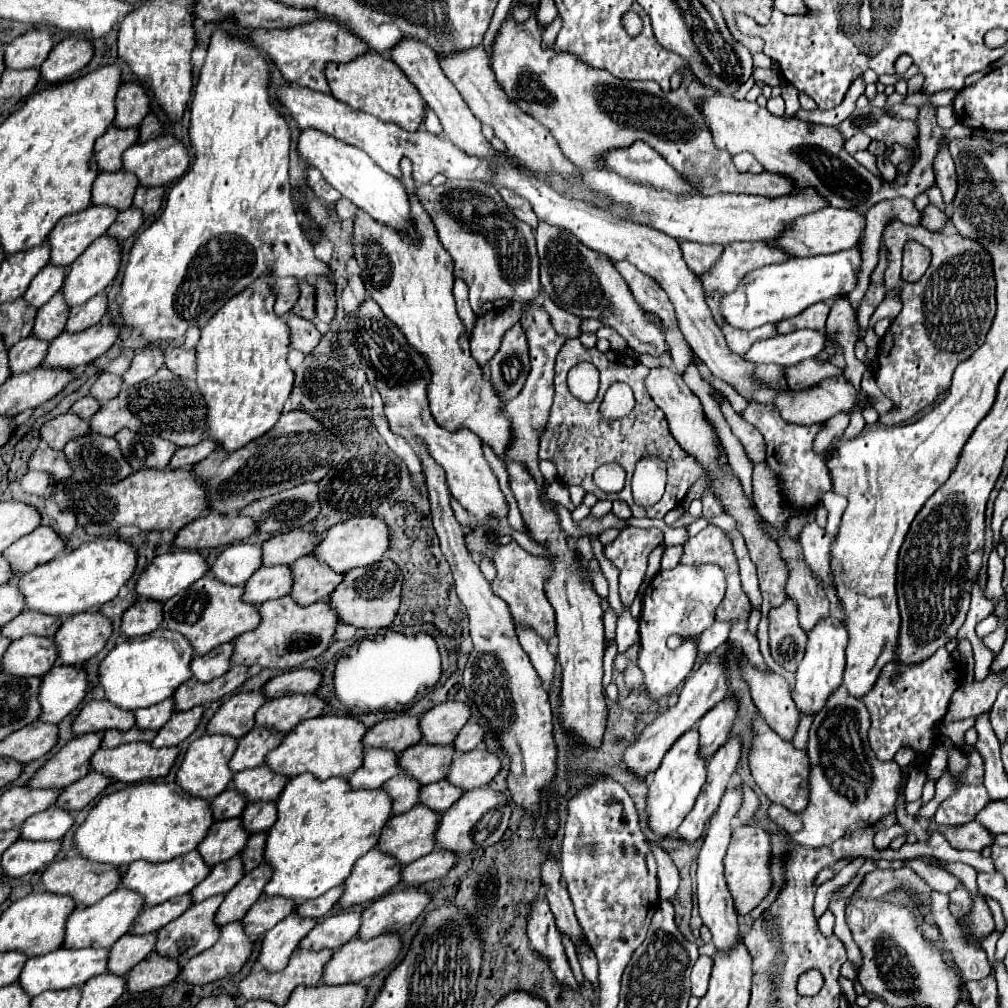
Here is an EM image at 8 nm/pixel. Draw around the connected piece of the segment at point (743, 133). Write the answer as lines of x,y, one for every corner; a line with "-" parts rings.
752,87
746,95
748,101
736,101
734,97
726,97
720,93
710,93
704,101
700,101
700,111
704,119
710,123
714,145
718,149
728,151
730,155
738,155
742,151
750,151
756,155
756,159
766,167
770,173
784,175
792,181
794,189
792,193
806,191
808,187
820,191
824,199
828,199
828,205
840,207
840,209
852,209
866,215
866,211
884,201
894,199
898,195
914,199
916,195
924,193
928,187
934,185
934,157
940,151
942,143
950,143
958,137
968,137
972,129
968,129
962,123
956,123
952,129
942,129
936,123
936,107
934,105
922,105
918,107
918,129
920,129
920,157
914,165
914,169
908,175
900,175
894,181
884,181
882,177
872,175
866,167
856,163
856,159
844,149
844,135
836,127
824,127
814,125
798,119
782,119
776,115
770,115
768,109
758,107
756,97
760,96
762,89

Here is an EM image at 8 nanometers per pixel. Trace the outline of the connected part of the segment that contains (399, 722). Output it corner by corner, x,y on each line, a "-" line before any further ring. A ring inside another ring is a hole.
394,717
394,719
384,719
372,729
368,729
364,737
366,747
386,747
394,749
396,753
402,753
404,749
412,747
412,741
420,741
420,717

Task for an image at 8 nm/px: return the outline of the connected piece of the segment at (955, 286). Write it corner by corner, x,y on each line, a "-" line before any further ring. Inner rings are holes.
892,221
882,233
882,241
884,247
888,247
888,271
884,273
886,287
898,289
904,307
878,345
880,367
876,373
876,383
882,393
896,403
896,409
882,415
878,423
898,425
911,419
934,403
939,394
947,391
954,367
984,345
986,333
996,315
996,281
990,255
980,247
980,243
962,237
960,233
932,233
920,225
912,227
-
906,241
919,241
932,253
930,269
916,283
906,283
900,279

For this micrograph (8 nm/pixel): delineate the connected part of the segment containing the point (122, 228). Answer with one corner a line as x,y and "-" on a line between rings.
130,207
118,215
114,225
108,229
108,235
118,241
124,241
130,235
134,235
142,227
142,223
144,223
144,215
140,215
140,211
136,211
136,207

